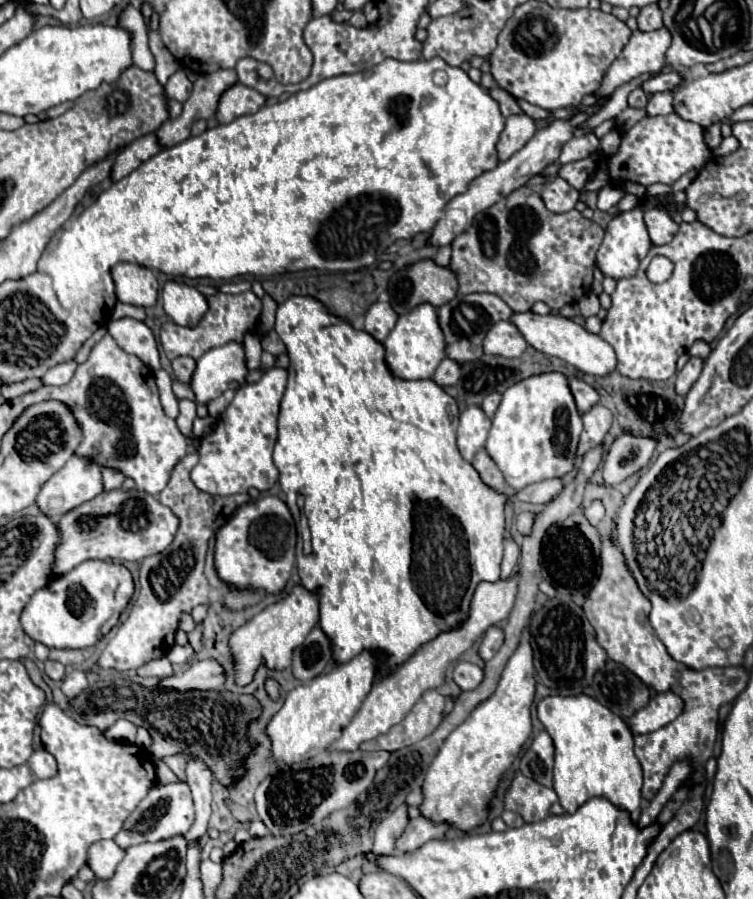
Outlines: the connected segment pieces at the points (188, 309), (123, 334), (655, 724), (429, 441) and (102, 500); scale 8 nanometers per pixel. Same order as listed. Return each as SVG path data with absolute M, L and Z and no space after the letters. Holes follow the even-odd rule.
M166 282L162 288L164 310L178 326L196 326L208 312L208 300L202 292L180 282Z
M120 318L120 320L108 320L106 328L108 334L116 340L116 344L124 352L138 356L152 370L160 370L156 340L152 330L144 322L134 318Z
M662 692L654 694L650 704L642 708L642 712L636 712L628 724L634 734L646 734L670 724L682 712L684 712L684 700L674 692Z
M290 296L276 310L276 332L288 348L290 356L290 376L288 386L280 404L278 418L278 442L274 446L274 464L280 470L280 486L286 494L286 504L294 516L300 520L300 514L308 518L310 534L312 534L312 554L300 556L298 574L302 586L318 596L320 602L320 630L328 636L332 648L332 660L336 664L344 664L368 650L378 660L376 682L388 674L392 674L398 666L402 666L410 656L418 652L420 646L434 640L442 632L450 632L460 628L468 620L470 602L474 590L480 582L498 582L500 580L500 562L502 562L502 542L504 542L504 504L506 496L498 496L490 492L486 484L482 484L478 472L474 472L472 464L462 460L456 448L456 428L460 420L460 410L456 400L448 396L438 384L432 380L398 380L390 376L390 370L384 362L384 348L378 340L374 340L364 330L354 330L348 322L338 316L328 314L328 310L314 298L308 296ZM298 496L304 498L304 508L298 508Z
M112 490L102 492L90 504L82 504L58 522L60 542L54 548L52 572L54 576L68 574L78 564L86 560L132 560L140 562L150 554L162 552L176 534L178 518L170 508L162 506L154 496L146 496L146 492L138 490ZM136 512L136 516L134 516Z

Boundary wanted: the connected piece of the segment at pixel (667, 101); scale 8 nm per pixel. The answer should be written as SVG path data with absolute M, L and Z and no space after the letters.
M660 92L658 96L652 96L646 106L646 114L650 118L654 116L666 116L672 112L672 94L670 92Z

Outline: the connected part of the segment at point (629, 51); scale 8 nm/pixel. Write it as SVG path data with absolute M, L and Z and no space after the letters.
M666 28L654 32L638 32L634 30L630 42L624 46L622 54L612 62L612 66L604 72L602 84L596 96L610 96L618 86L638 78L640 74L660 72L664 68L664 54L670 46L670 34Z

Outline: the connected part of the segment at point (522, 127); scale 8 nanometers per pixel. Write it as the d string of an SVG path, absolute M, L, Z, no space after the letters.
M522 114L522 116L508 116L506 118L506 128L500 134L498 140L498 158L508 160L514 152L518 152L534 134L538 126L534 124L534 118Z

